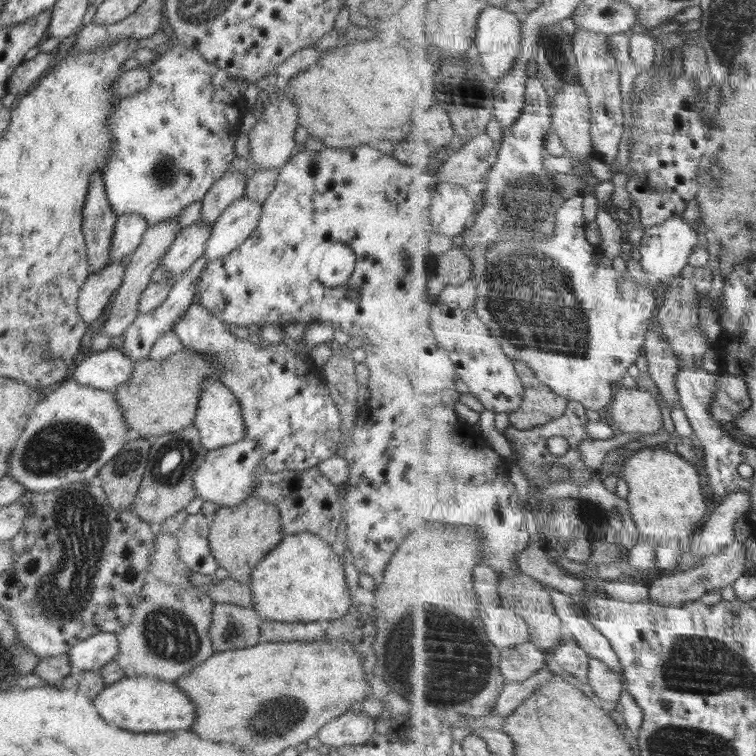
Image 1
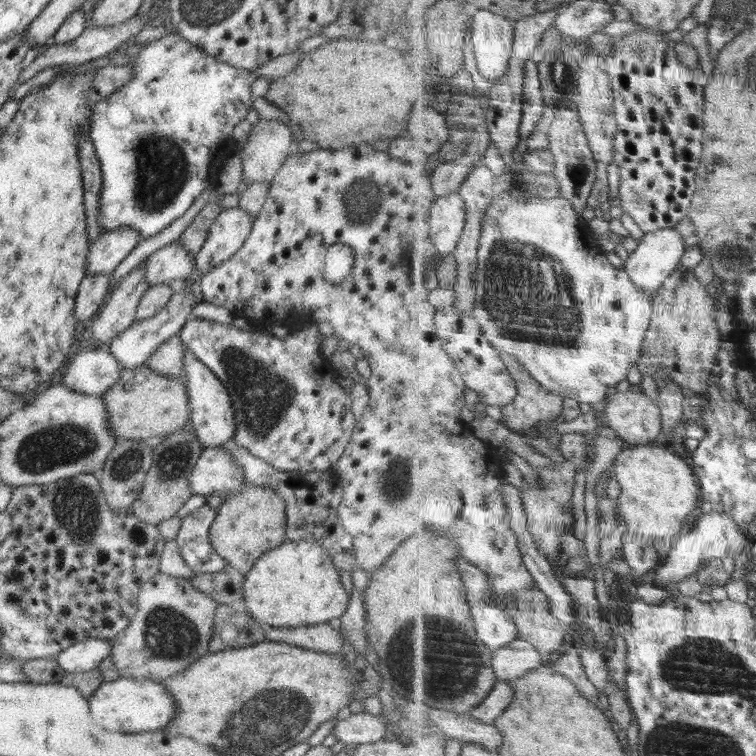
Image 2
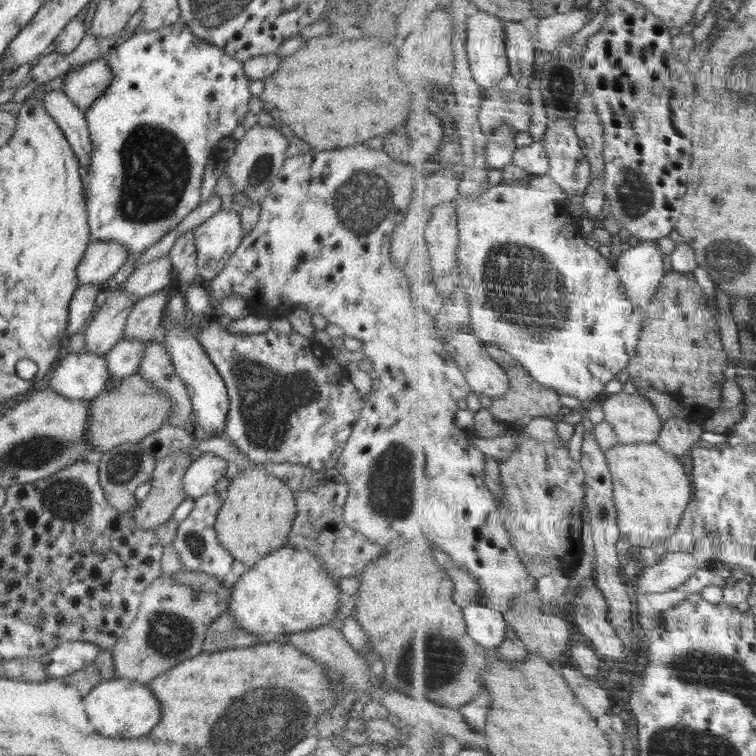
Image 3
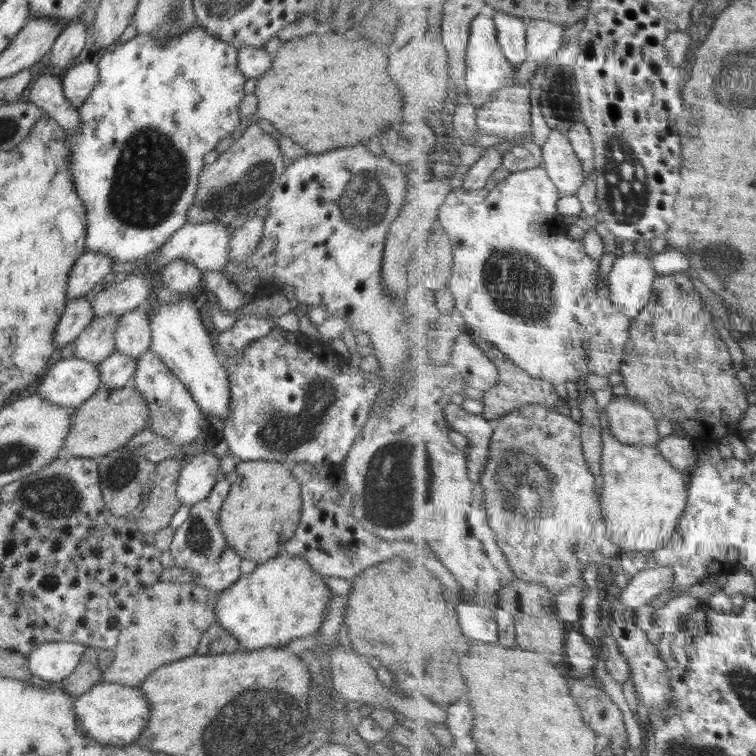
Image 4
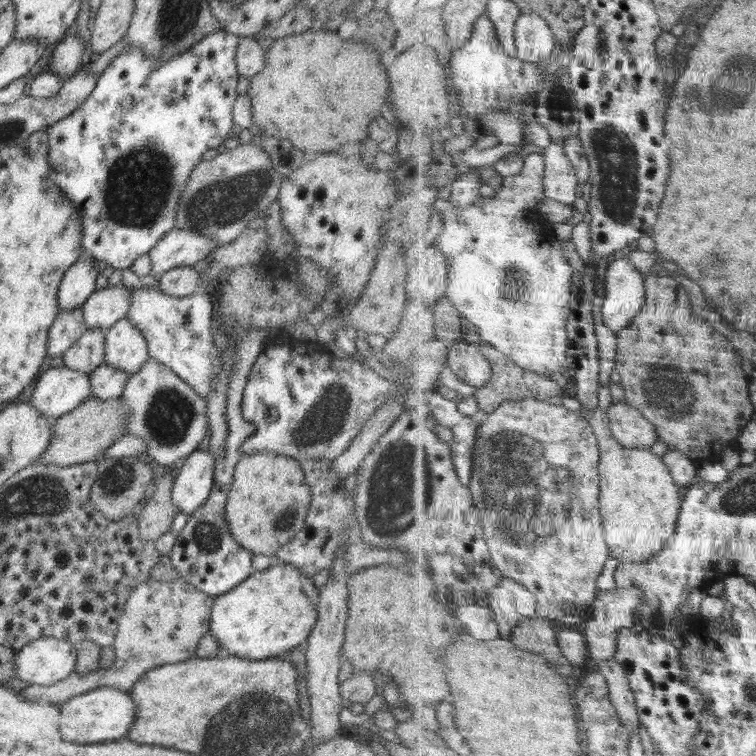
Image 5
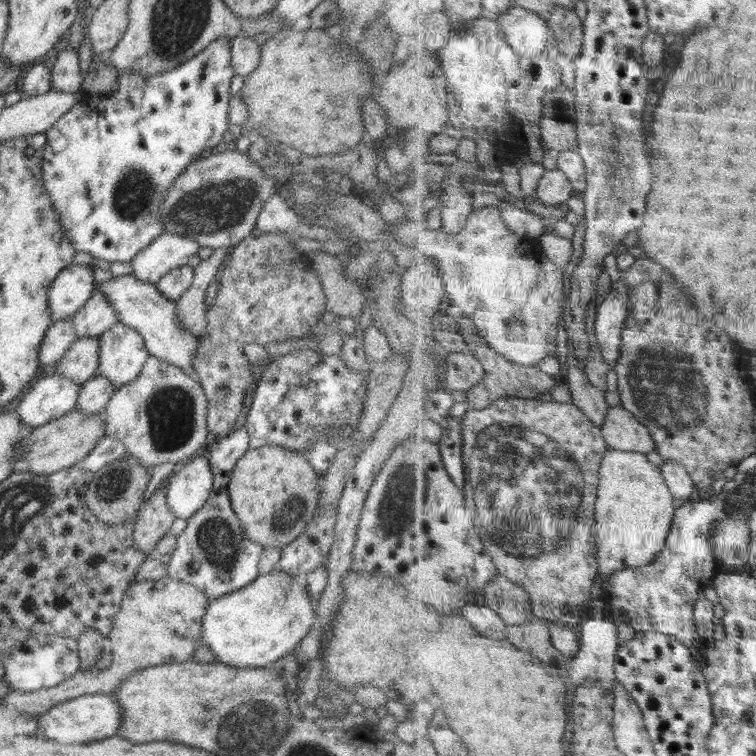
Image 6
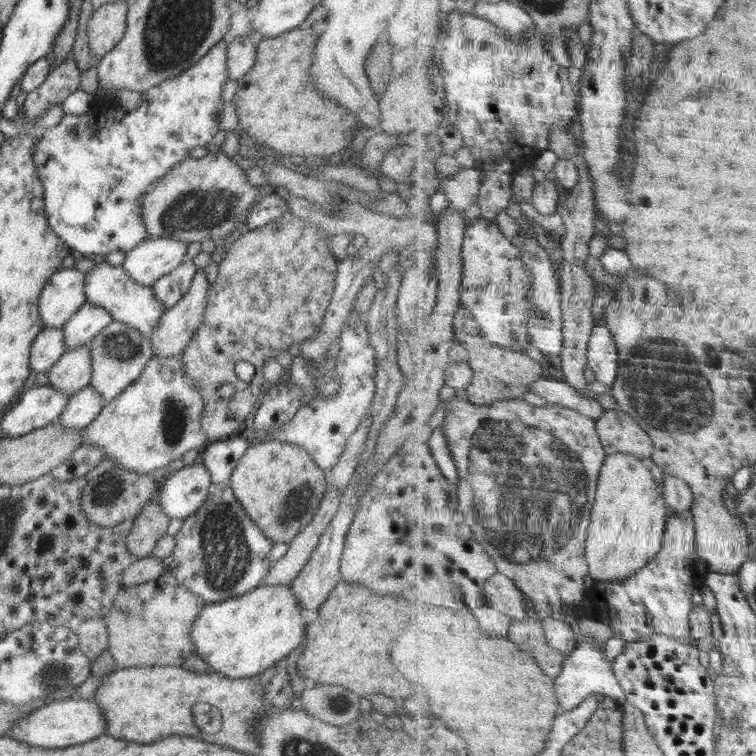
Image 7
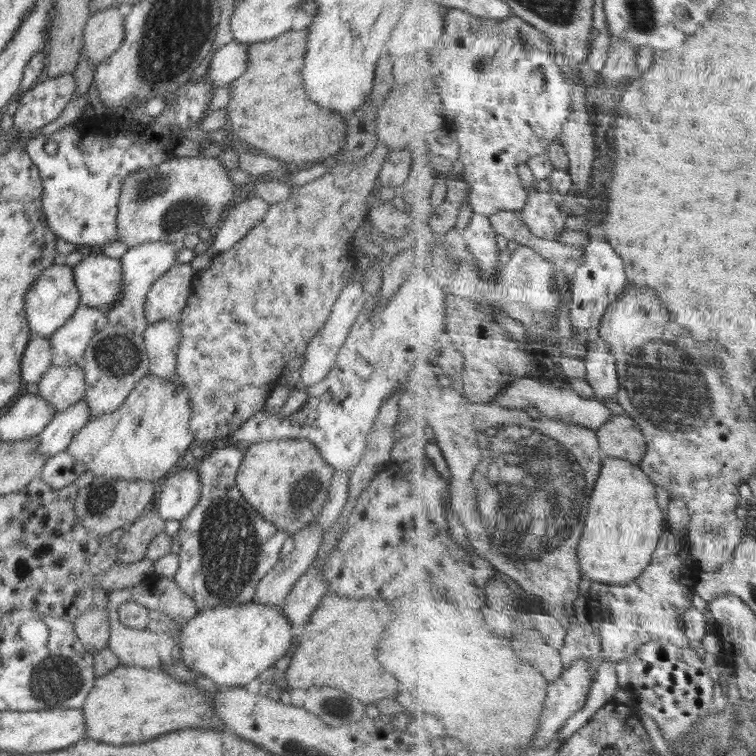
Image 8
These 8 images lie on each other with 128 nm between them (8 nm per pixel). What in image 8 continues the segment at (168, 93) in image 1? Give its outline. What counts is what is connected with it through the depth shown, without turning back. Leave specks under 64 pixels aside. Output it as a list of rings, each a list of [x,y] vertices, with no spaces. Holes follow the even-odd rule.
[[[206,76],[200,81],[188,80],[186,84],[176,88],[174,93],[164,97],[164,110],[156,118],[145,118],[143,122],[133,123],[117,117],[115,113],[101,117],[90,113],[83,120],[70,122],[54,133],[28,135],[23,139],[21,145],[38,167],[42,179],[43,212],[47,225],[55,236],[77,247],[92,246],[95,250],[99,250],[110,241],[120,240],[116,213],[122,179],[134,171],[152,167],[172,158],[174,147],[183,140],[179,132],[190,129],[197,131],[198,123],[204,119],[204,115],[210,113],[210,100],[214,91],[214,86],[208,82]],[[47,142],[56,142],[58,149],[55,154],[46,153],[44,146]]]

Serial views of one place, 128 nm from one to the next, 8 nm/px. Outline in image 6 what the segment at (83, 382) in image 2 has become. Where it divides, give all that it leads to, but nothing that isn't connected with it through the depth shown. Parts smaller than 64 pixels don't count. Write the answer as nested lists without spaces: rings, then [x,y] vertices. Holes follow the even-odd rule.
[[[39,375],[20,397],[15,414],[19,422],[28,429],[68,415],[75,409],[80,384],[58,376]]]

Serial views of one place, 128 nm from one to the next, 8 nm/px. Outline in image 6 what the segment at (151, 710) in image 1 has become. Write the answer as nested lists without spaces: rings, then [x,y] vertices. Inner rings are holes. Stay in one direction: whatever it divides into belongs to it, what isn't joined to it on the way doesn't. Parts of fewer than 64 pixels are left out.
[[[113,694],[82,695],[65,700],[49,708],[42,716],[38,716],[36,736],[44,740],[54,740],[60,744],[86,744],[94,740],[102,740],[114,736],[120,726],[120,708]]]

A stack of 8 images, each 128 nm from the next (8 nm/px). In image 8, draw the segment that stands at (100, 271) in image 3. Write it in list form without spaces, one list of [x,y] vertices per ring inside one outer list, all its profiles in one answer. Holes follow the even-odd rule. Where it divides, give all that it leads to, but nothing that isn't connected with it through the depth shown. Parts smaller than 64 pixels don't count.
[[[56,265],[46,267],[42,274],[38,275],[36,282],[26,291],[26,320],[32,334],[50,338],[74,314],[80,304],[79,292],[76,288],[72,268],[68,265]]]

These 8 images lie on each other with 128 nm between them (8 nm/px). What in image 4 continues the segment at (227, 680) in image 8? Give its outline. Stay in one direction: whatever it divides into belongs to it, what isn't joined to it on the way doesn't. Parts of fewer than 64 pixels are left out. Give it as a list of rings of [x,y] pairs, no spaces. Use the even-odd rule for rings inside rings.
[[[281,552],[257,563],[252,573],[240,576],[221,592],[216,603],[216,618],[218,624],[238,640],[241,650],[283,648],[293,640],[309,638],[319,632],[330,596],[323,578],[304,558]]]

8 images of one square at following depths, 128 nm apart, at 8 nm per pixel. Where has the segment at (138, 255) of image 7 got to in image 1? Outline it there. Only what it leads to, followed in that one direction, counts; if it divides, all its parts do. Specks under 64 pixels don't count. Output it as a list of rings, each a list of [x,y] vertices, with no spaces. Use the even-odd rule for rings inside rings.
[[[244,195],[224,209],[206,241],[203,256],[208,262],[228,255],[252,235],[262,215],[261,206],[247,200]]]

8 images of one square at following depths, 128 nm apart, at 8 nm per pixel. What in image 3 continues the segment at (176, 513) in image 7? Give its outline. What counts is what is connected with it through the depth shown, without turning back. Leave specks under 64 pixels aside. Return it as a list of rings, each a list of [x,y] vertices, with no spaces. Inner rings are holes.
[[[214,454],[194,456],[183,477],[183,490],[192,500],[211,492],[213,487],[225,476],[228,464]]]

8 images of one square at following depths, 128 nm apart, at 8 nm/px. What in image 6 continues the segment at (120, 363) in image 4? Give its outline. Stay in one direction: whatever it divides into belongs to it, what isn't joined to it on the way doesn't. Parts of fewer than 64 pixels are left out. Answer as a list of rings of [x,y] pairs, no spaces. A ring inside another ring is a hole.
[[[98,373],[80,385],[75,409],[82,415],[102,416],[115,390],[116,386]]]

